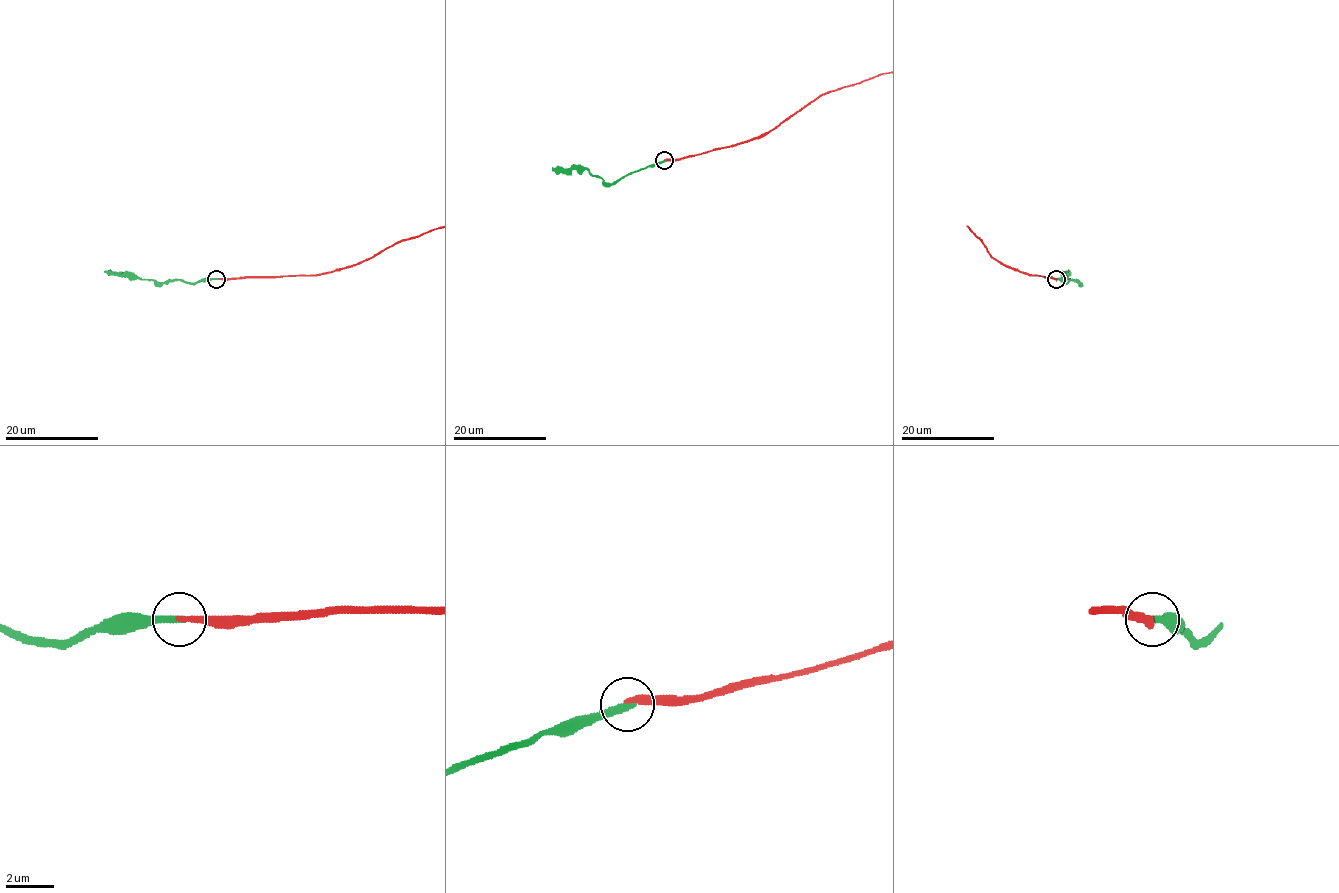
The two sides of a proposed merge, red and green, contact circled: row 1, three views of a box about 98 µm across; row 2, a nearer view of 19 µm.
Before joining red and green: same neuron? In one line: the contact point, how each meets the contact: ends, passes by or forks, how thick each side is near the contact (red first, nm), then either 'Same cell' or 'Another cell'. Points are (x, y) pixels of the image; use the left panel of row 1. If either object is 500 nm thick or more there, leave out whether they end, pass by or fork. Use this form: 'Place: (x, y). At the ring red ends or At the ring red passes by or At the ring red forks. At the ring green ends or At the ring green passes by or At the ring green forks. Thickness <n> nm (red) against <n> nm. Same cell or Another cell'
Place: (216, 279). At the ring red ends. At the ring green ends. Thickness 280 nm (red) against 320 nm. Same cell

